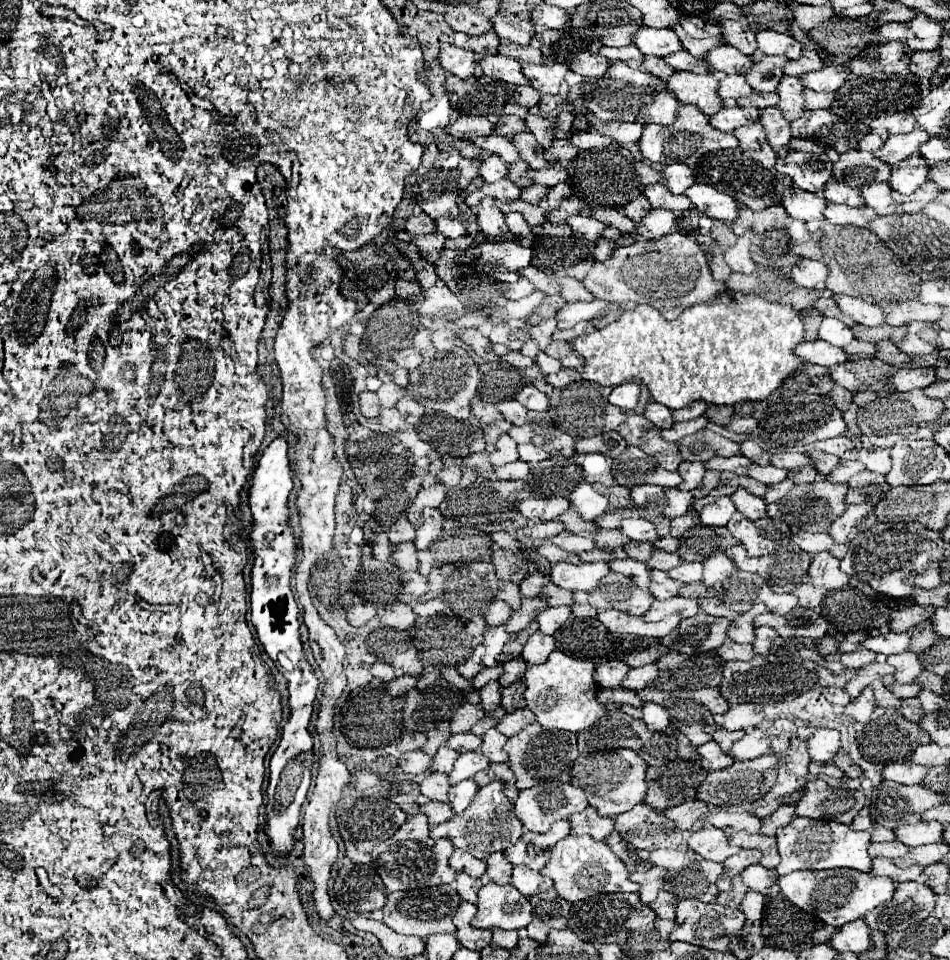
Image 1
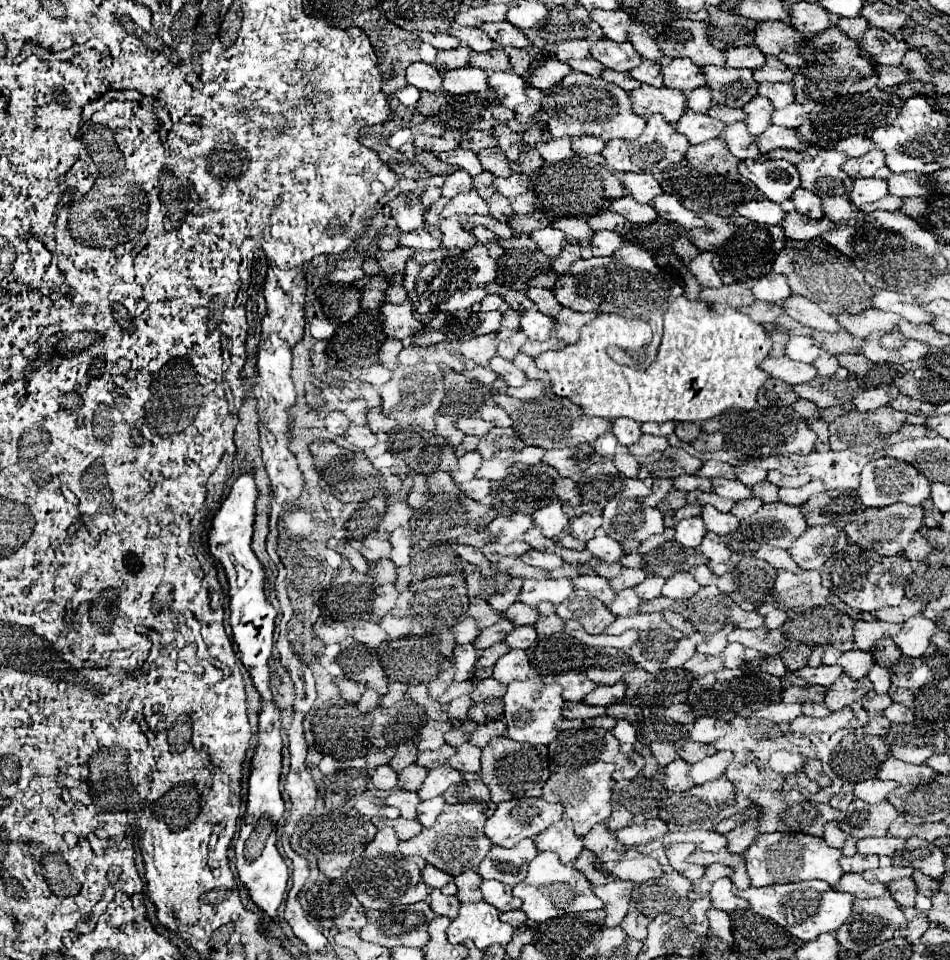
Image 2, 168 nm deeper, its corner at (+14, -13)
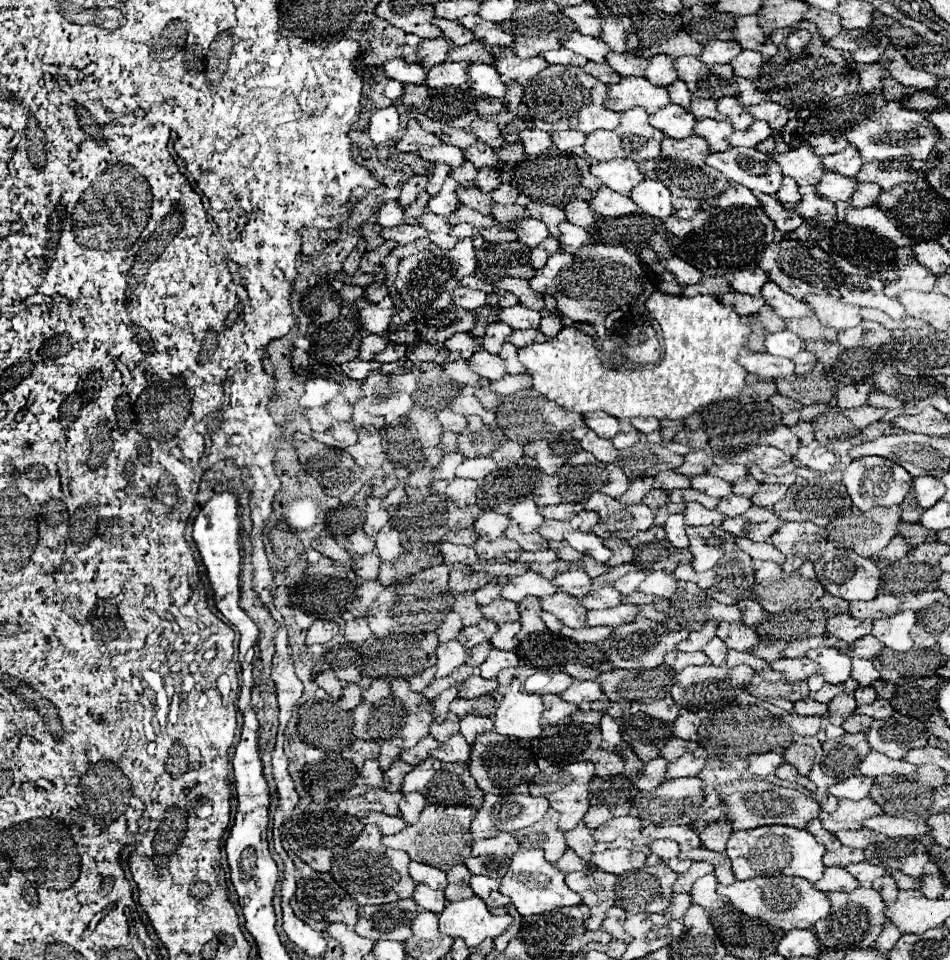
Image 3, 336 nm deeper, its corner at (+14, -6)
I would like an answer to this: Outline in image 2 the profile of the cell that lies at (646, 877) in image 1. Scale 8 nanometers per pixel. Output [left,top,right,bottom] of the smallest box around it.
[594,880,634,926]

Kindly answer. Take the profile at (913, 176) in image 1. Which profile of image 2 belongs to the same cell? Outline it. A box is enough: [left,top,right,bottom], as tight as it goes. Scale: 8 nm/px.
[850,178,888,206]

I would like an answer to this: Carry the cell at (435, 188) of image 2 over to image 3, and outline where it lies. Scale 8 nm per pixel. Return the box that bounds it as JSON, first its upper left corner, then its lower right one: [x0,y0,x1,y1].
[396,175,428,207]

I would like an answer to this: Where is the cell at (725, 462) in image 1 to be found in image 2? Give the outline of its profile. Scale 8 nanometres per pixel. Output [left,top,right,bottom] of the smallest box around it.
[674,474,712,490]

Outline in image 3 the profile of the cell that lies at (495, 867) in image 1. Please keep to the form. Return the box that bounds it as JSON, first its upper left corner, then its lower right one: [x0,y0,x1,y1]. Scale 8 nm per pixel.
[444,865,472,901]

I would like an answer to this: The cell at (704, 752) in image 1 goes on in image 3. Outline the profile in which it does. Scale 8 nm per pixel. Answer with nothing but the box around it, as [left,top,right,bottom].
[634,757,666,791]

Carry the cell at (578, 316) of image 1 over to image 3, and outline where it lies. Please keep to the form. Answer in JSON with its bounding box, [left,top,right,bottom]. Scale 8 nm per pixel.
[496,305,540,329]

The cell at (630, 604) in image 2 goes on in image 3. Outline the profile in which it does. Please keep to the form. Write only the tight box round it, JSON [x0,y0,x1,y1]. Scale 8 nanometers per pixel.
[580,585,622,609]

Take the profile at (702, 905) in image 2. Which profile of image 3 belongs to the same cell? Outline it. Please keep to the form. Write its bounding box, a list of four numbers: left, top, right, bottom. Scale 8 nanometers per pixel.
[666,893,690,919]

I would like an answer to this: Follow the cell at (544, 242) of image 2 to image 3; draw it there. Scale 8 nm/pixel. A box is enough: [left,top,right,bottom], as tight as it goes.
[514,217,548,247]

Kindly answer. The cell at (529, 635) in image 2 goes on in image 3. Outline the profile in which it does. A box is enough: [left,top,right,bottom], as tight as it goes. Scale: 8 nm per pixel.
[490,623,520,651]

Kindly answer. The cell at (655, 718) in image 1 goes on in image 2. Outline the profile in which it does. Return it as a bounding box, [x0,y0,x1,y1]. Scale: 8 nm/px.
[612,720,638,752]

